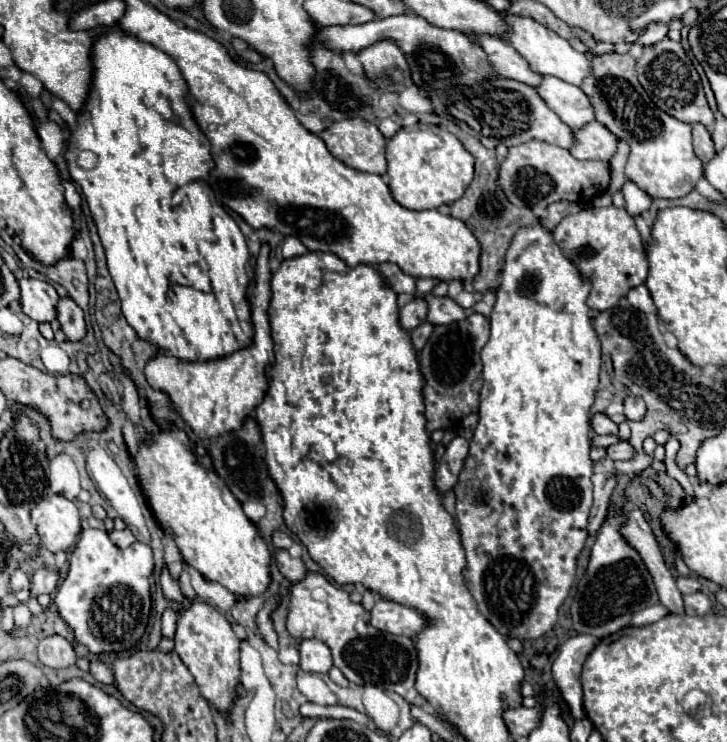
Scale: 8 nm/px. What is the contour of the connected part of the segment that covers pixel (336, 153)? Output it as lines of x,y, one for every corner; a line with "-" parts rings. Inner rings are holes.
340,120
334,122
330,128
326,128
320,138
326,142
330,154
338,160
342,160
346,166
360,170
360,172
372,172
372,174
386,174
386,138
382,132
366,120

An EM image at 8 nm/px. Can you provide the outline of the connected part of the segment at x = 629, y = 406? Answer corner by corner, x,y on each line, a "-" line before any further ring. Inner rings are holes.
626,396
624,398
624,416
628,420
642,420
646,414
646,404
640,396

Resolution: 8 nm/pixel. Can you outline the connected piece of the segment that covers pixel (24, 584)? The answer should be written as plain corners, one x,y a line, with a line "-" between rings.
16,570
16,572
12,574
12,590
14,590
14,592
18,592
18,590
22,590
22,588
30,590
30,578
28,578
28,574
26,574
26,572

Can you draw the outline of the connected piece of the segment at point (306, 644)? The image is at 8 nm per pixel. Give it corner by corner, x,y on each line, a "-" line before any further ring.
304,638
298,644
300,650
300,668
306,672
328,672
332,666
332,656
328,646
316,638

